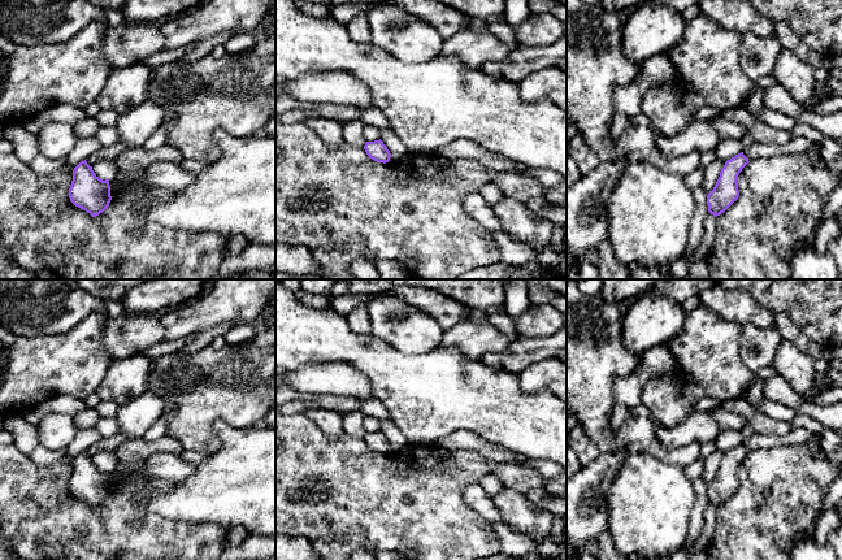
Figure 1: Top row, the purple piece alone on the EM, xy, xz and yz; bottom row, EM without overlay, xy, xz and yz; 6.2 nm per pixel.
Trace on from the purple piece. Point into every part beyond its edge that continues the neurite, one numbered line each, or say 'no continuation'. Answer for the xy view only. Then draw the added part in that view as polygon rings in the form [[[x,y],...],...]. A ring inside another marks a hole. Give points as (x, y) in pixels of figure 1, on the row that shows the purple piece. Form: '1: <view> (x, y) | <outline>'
no continuation

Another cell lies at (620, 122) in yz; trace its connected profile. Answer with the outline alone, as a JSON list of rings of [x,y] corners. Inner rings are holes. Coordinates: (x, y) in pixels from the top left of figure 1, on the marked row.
[[[616,113],[612,118],[612,138],[615,142],[620,138],[620,135],[630,126],[630,120],[621,114]]]

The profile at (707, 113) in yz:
[[[702,107],[695,110],[694,116],[695,116],[695,120],[709,121],[715,117],[720,117],[721,113],[722,113],[722,109],[713,108],[713,107]]]

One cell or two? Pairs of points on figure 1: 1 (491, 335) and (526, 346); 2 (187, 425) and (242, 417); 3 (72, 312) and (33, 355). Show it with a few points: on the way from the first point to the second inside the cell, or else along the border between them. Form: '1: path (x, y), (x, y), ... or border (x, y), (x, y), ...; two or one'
1: border (512, 341), (502, 354); two
2: path (200, 412), (229, 412); one
3: border (79, 321), (61, 333), (33, 337), (21, 334); two

